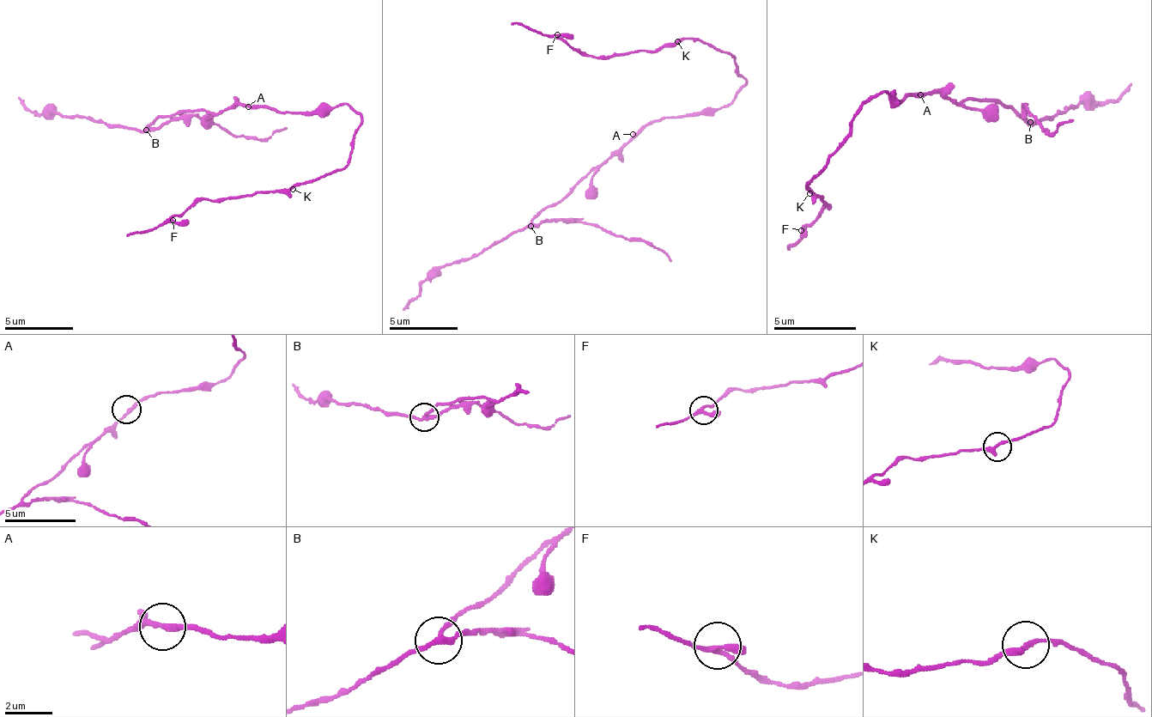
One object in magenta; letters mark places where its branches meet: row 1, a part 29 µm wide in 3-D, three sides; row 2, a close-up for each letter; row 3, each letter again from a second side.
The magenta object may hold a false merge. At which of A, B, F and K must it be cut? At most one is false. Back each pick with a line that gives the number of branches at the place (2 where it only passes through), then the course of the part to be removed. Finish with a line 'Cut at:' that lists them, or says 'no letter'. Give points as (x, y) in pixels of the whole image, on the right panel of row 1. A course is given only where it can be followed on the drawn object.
B: 3 | (1031, 123), (1051, 118), (1064, 106), (1113, 102), (1130, 82)
Cut at: B

